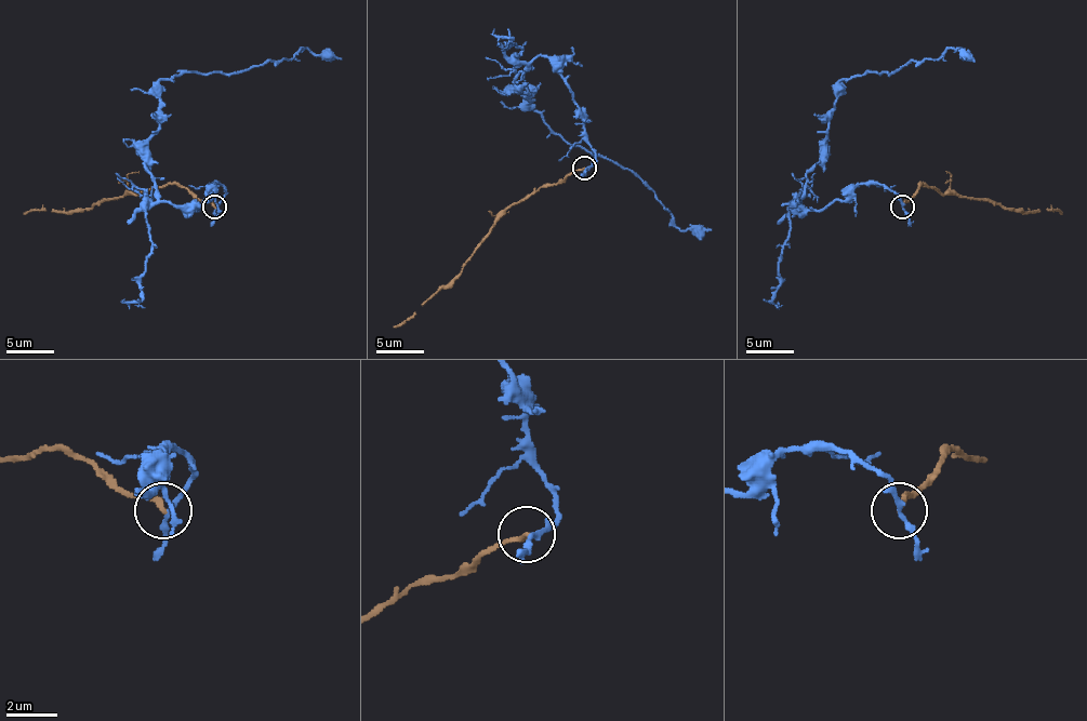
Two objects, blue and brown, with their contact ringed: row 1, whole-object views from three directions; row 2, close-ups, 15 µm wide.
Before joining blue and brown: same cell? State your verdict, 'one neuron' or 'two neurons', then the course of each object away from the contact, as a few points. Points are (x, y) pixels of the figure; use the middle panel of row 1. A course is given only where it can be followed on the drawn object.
two neurons; course blue (586, 169), (595, 151), (567, 80), (538, 55), (514, 82), (567, 142), (628, 169), (681, 230), (711, 228); course brown (583, 169), (565, 175), (555, 185), (538, 187), (504, 212), (456, 276), (433, 293), (411, 317), (394, 326)

